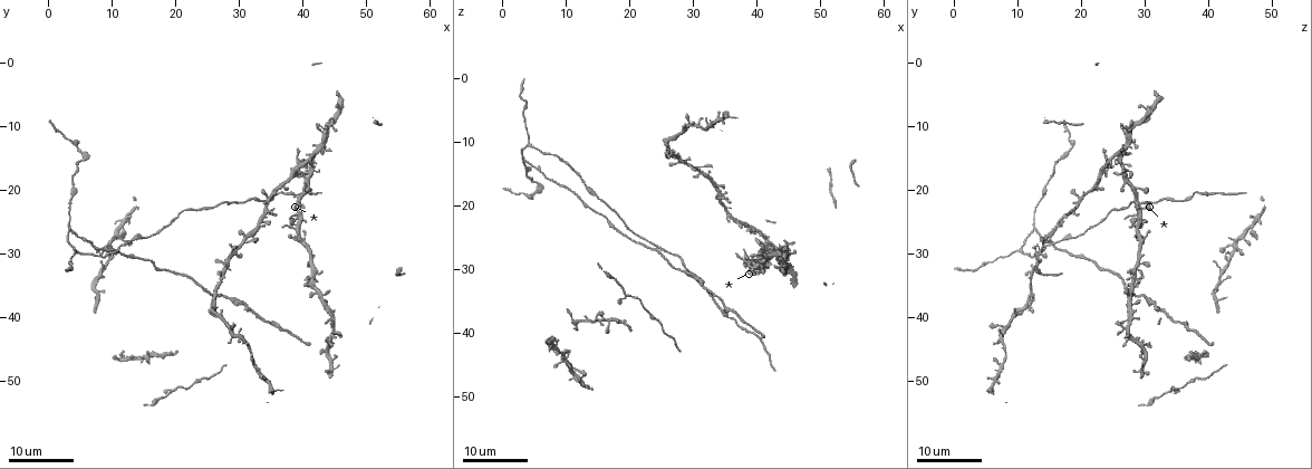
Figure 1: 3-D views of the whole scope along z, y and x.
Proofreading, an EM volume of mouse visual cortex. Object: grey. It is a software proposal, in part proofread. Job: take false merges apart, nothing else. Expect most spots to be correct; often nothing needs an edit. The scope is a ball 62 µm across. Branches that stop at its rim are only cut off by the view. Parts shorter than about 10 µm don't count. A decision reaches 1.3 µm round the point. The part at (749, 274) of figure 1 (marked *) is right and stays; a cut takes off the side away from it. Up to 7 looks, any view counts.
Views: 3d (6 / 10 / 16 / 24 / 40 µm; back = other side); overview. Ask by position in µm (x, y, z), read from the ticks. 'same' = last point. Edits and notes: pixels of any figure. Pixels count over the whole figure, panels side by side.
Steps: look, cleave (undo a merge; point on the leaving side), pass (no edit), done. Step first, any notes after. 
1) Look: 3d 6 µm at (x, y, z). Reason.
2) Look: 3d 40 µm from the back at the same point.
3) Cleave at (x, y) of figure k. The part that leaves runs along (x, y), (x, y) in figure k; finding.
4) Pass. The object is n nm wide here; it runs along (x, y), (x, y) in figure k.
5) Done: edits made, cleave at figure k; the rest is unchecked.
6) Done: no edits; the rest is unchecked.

Look: 3d 16 µm at (41.5, 14.5, 25.0).

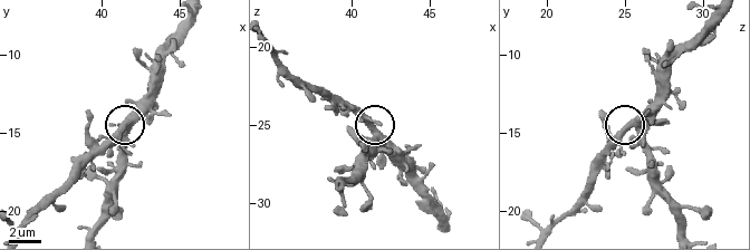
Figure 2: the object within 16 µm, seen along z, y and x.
Look: 3d 6 µm at (41.4, 14.6, 25.2). Closer look.

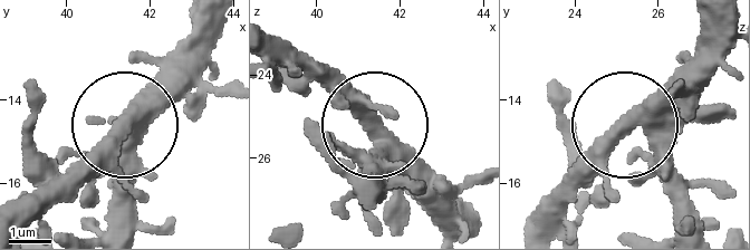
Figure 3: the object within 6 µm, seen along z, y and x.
Pass. The object is 410 nm wide here; all the same neuron.

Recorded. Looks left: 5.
Look: 3d 16 µm at (43.0, 37.0, 27.5).

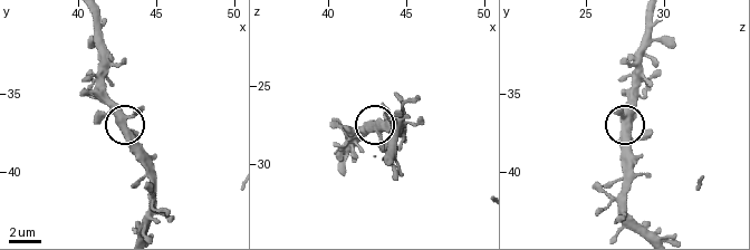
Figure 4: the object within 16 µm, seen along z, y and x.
Look: 3d 10 µm at (43.2, 36.6, 27.6).

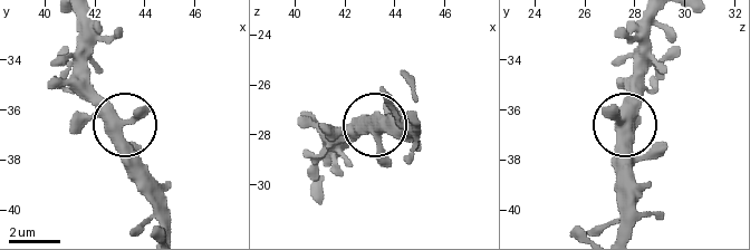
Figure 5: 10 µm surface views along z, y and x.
Look: 3d 10 µm from the back at (43.2, 36.6, 27.4).

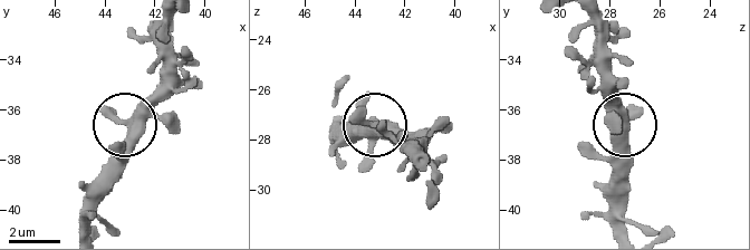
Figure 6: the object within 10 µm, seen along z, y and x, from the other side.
Pass. The object is 410 nm wide here; it runs along (597, 22), (605, 99), (625, 131), (625, 193) in figure 6; all the same neuron.

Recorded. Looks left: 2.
Look: 3d 16 µm at (4.0, 26.5, 13.5).

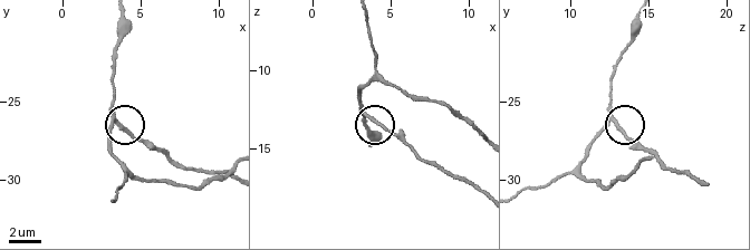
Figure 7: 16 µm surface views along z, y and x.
Look: 3d 6 µm at (3.8, 26.6, 13.0). Closer look.

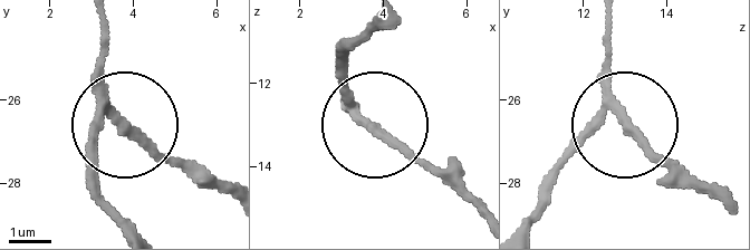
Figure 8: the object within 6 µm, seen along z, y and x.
Cleave at (140, 134) of figure 8. The side arm is 23 µm long; the part that leaves runs along (108, 97), (222, 190) in figure 8; a second neuron is stuck on.

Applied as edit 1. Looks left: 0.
Done: edits made, cleave at figure 8; the rest is unchecked.

